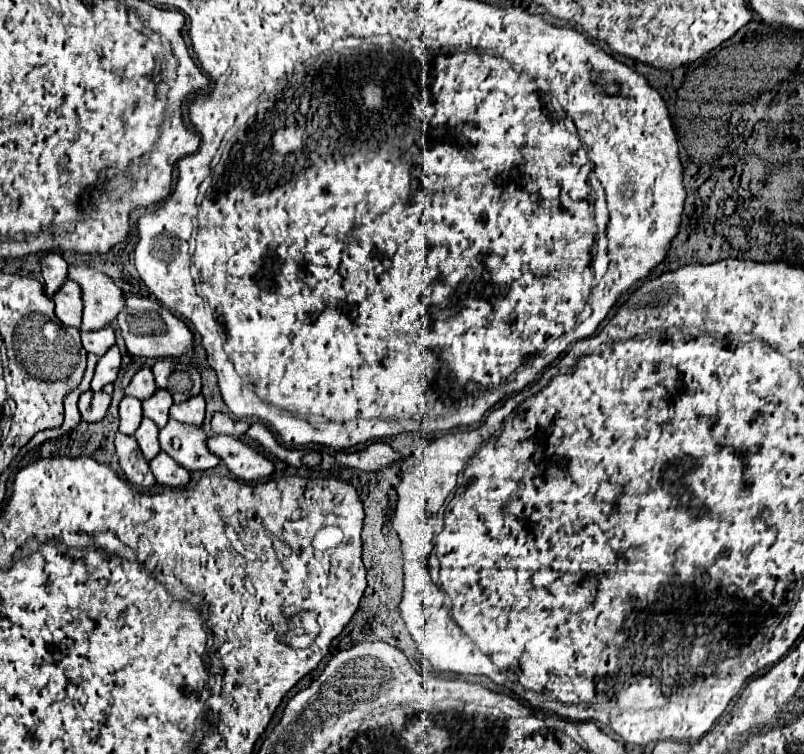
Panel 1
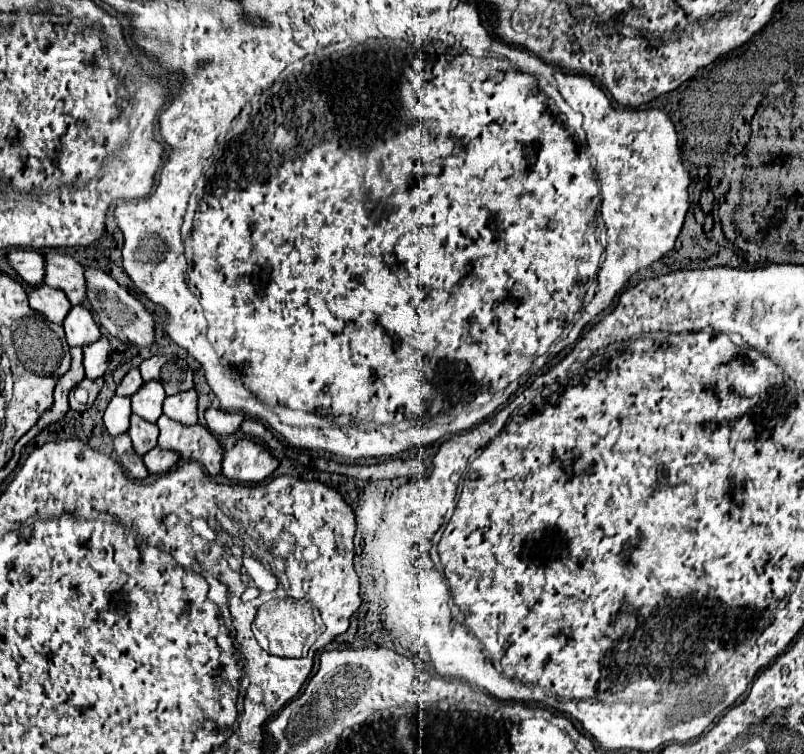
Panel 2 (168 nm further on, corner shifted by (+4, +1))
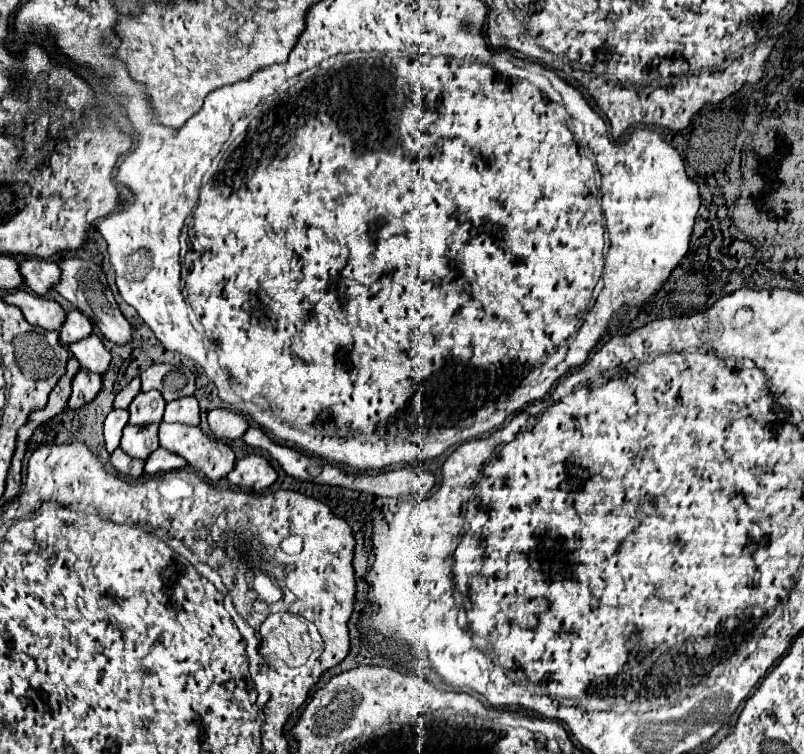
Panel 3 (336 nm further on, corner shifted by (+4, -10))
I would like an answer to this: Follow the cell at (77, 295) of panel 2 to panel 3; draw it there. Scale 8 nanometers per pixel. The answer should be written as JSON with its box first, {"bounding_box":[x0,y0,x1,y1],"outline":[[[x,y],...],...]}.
{"bounding_box":[18,258,60,296],"outline":[[[38,258],[22,260],[18,270],[24,284],[38,296],[44,296],[58,282],[58,276],[60,276],[60,268],[56,262],[38,260]]]}

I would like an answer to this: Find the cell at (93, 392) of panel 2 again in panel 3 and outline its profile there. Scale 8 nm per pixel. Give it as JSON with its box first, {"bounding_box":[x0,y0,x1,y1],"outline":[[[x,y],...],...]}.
{"bounding_box":[68,368,102,408],"outline":[[[80,368],[72,380],[72,394],[70,394],[68,406],[80,408],[80,406],[88,404],[98,394],[100,388],[102,388],[102,376],[94,374],[86,368]]]}

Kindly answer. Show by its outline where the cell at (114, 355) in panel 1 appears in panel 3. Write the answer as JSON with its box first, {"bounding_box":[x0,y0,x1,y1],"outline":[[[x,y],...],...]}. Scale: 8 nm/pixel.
{"bounding_box":[70,334,110,374],"outline":[[[90,334],[82,340],[70,344],[70,352],[76,356],[80,366],[90,368],[92,372],[104,374],[110,366],[110,352],[104,348],[98,334]]]}

